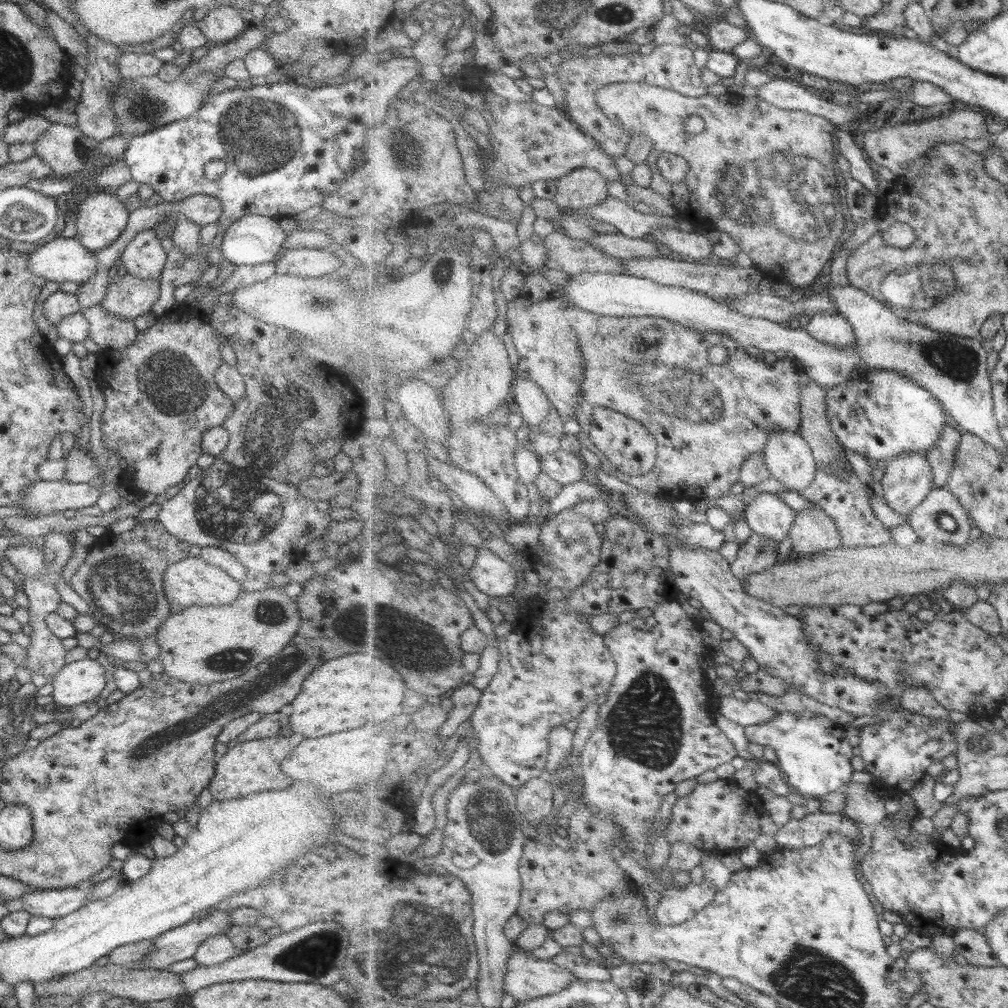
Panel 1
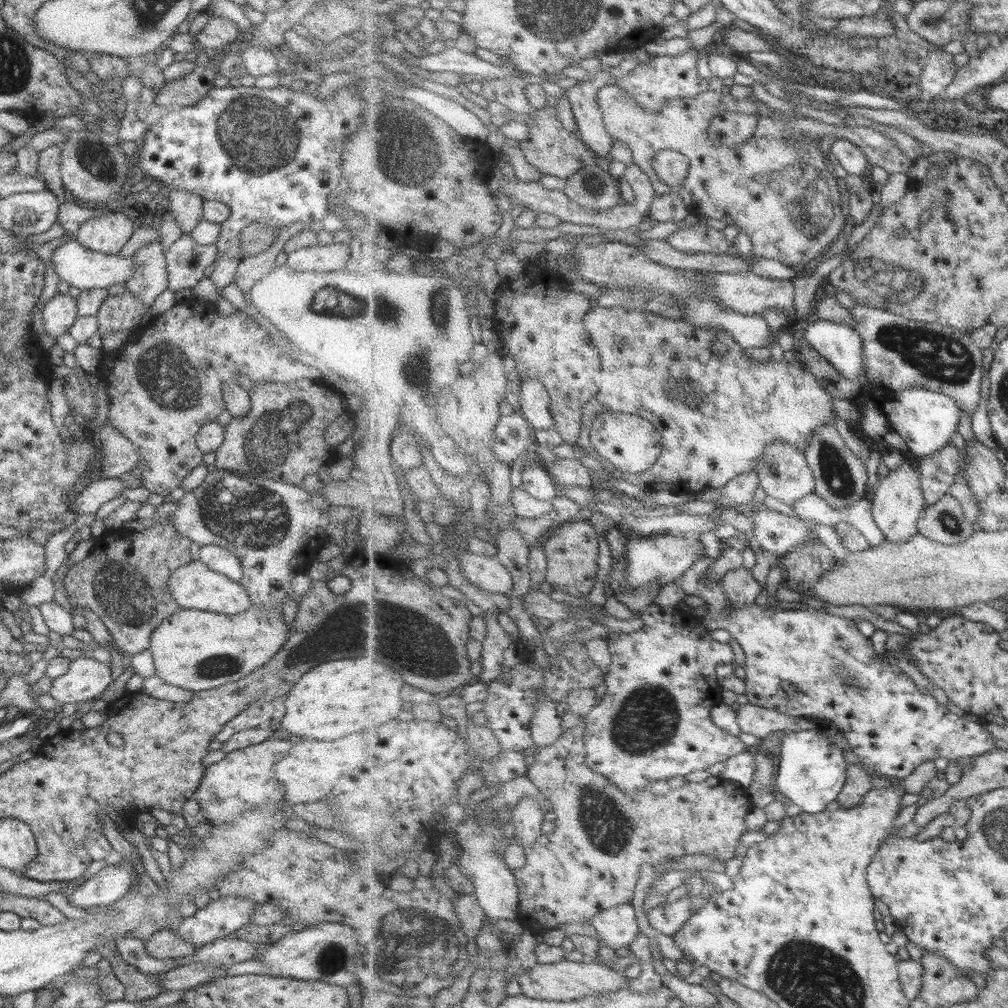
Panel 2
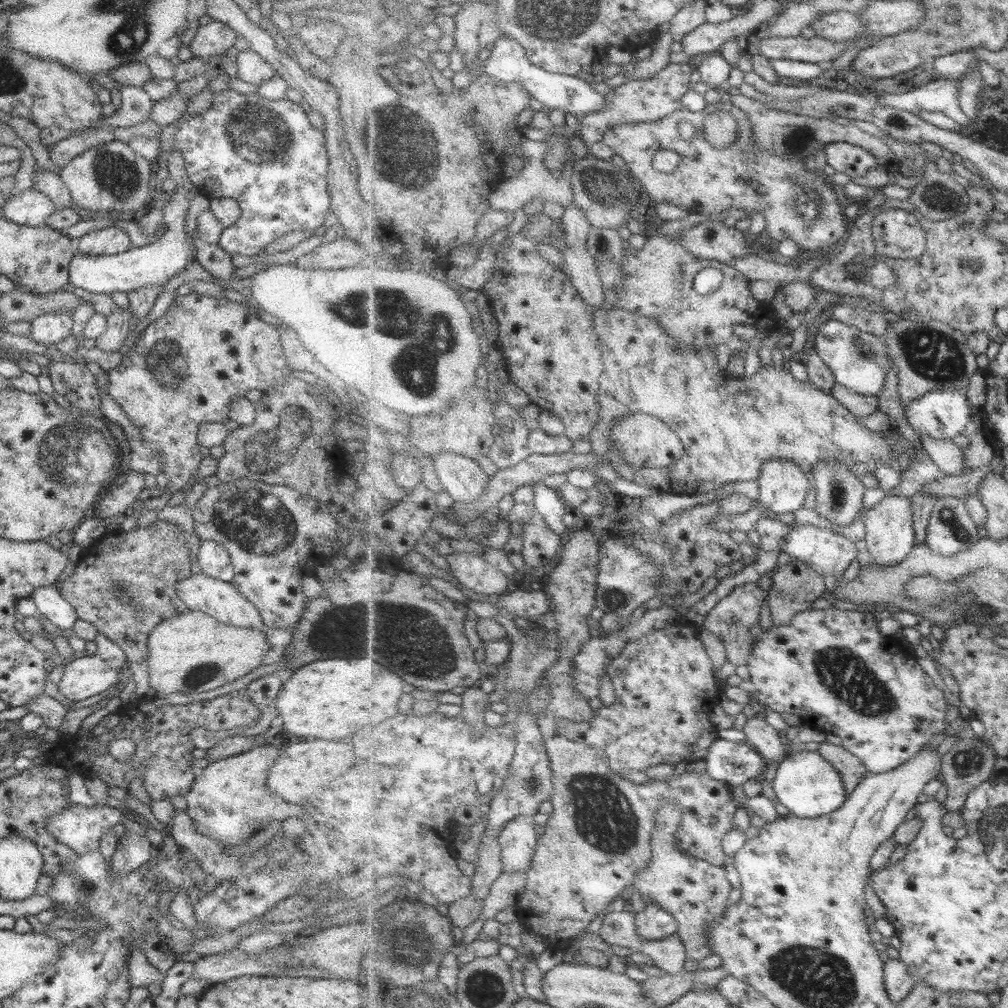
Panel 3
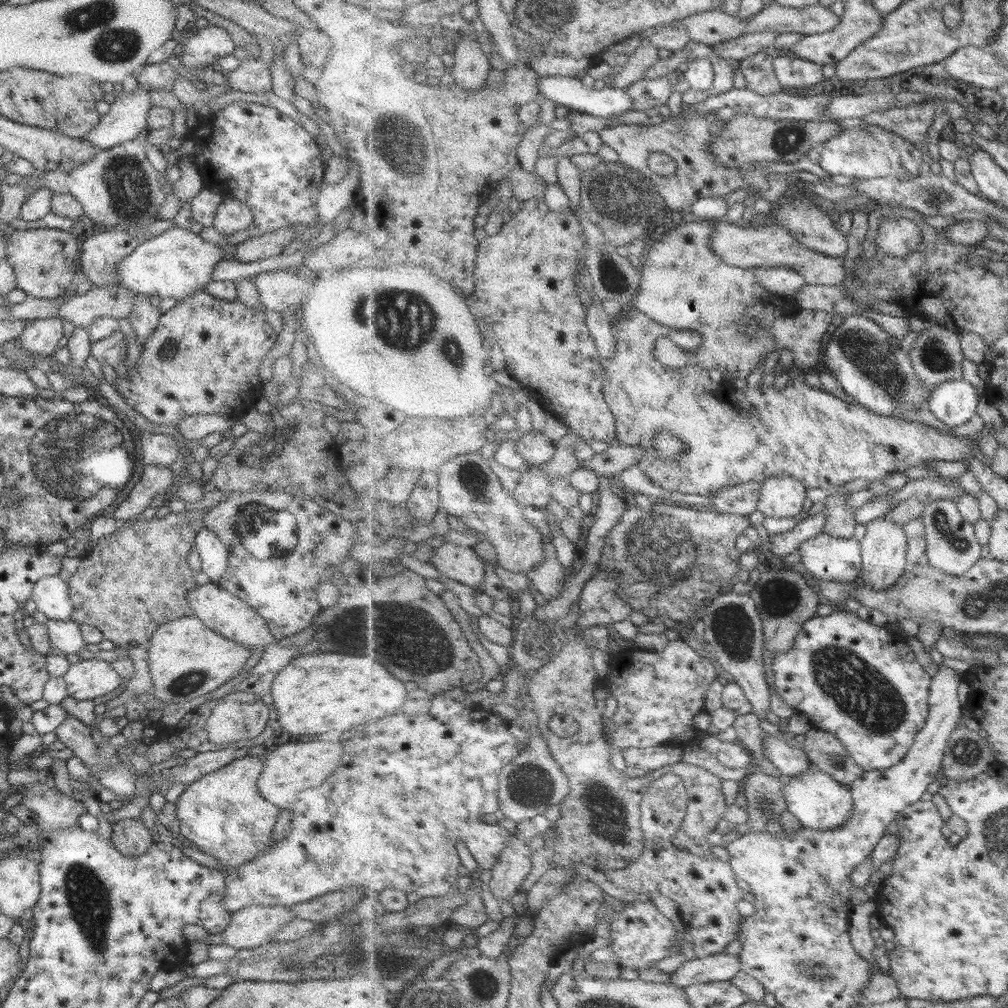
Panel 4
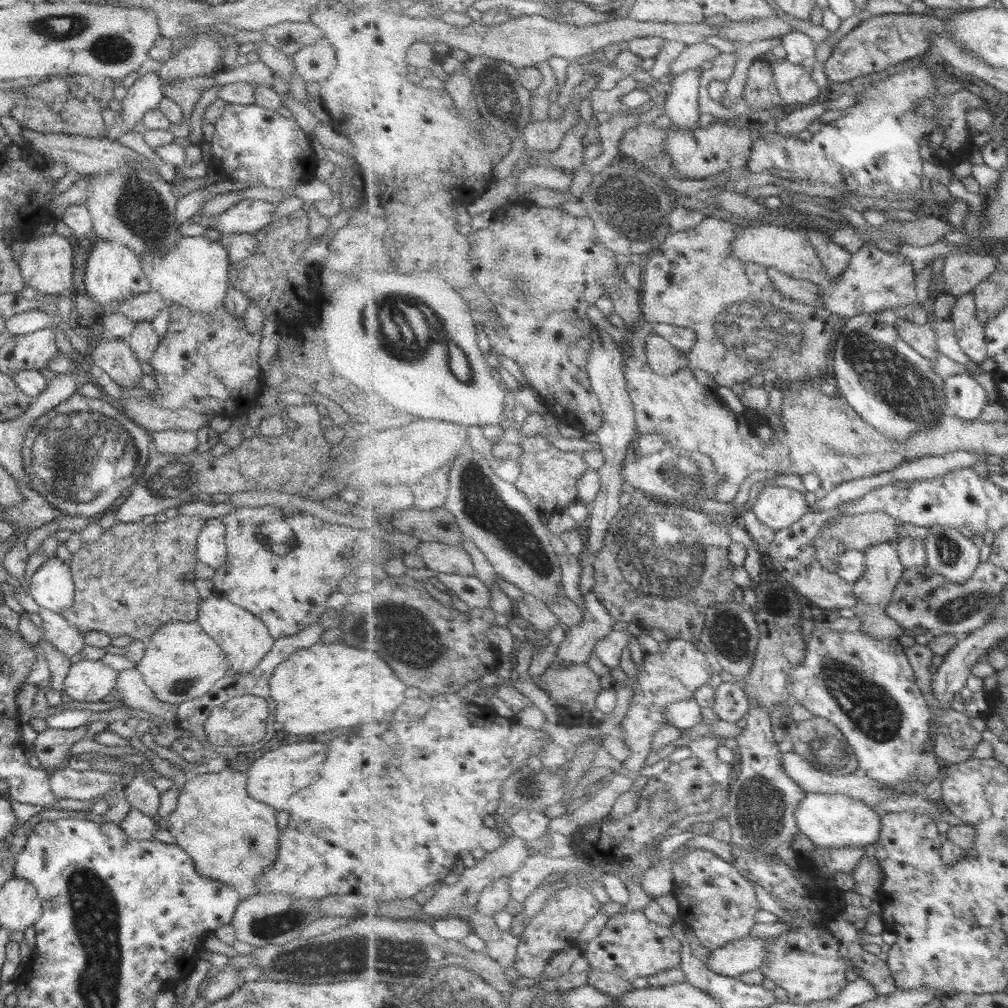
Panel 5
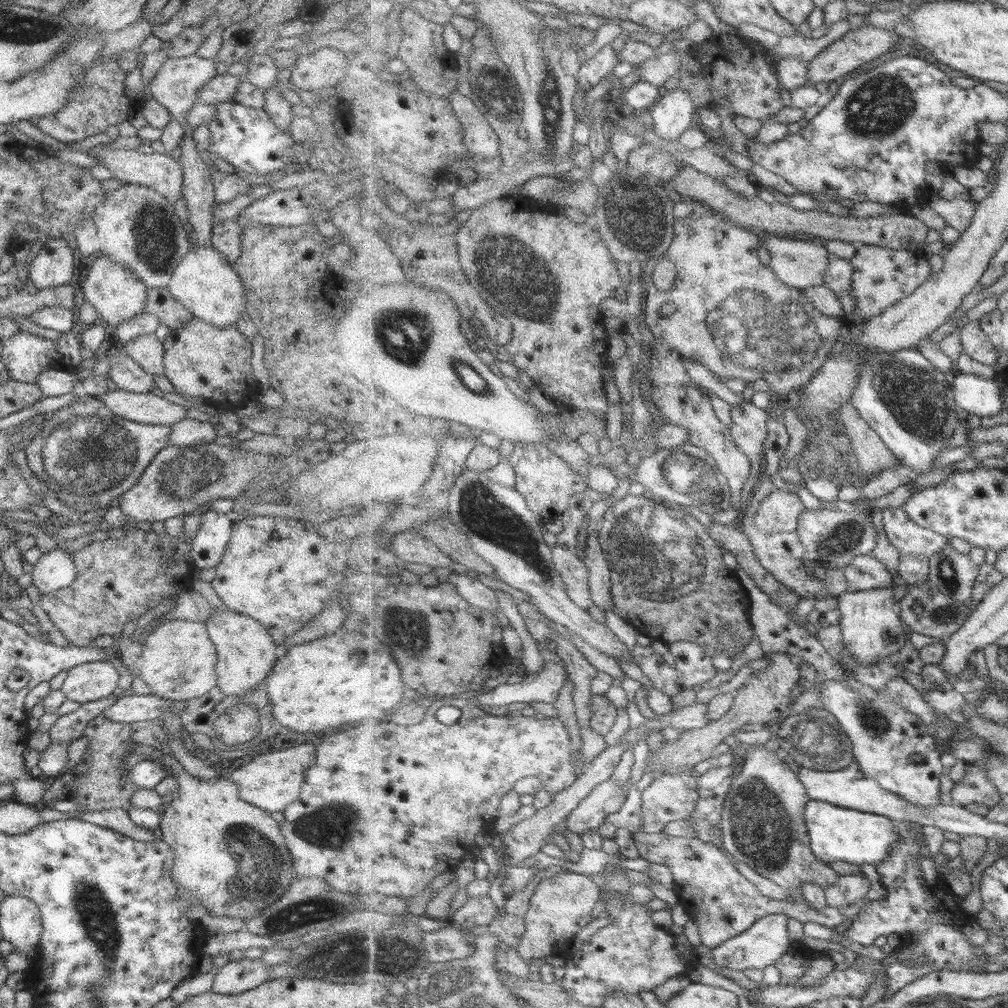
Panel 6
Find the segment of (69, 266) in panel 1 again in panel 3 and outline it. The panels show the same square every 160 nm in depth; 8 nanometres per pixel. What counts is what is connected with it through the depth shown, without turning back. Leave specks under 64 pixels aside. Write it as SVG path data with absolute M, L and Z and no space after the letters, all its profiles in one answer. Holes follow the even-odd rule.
M188 180L188 183L180 189L176 188L168 195L163 209L167 230L152 245L140 246L120 254L112 256L82 256L76 253L69 267L69 282L75 288L82 288L94 294L108 294L112 292L132 292L133 290L152 285L164 285L175 274L184 271L190 264L192 248L188 243L188 233L185 230L185 216L190 207L190 194L197 190L196 186Z

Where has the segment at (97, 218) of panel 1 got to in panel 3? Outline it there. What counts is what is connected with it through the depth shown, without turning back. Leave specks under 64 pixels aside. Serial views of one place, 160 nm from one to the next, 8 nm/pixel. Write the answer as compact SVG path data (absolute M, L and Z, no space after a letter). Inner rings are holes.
M120 228L92 230L75 241L77 252L82 256L112 256L127 252L130 246L128 233Z

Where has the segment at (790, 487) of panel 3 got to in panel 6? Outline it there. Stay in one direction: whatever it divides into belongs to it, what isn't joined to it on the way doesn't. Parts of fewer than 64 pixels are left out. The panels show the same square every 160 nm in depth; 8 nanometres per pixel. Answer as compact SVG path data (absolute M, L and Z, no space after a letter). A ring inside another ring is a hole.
M782 486L764 499L759 506L756 522L769 533L796 532L801 528L801 516L806 509L801 495L784 491Z

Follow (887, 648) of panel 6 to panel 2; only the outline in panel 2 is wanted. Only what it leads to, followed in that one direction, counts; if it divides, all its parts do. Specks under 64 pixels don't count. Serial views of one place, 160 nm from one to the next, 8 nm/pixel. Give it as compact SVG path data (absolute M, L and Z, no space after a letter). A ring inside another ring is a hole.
M909 461L880 480L875 493L873 511L876 522L885 530L887 541L894 544L908 542L921 532L919 522L927 508L927 498L922 484L922 473L918 472Z

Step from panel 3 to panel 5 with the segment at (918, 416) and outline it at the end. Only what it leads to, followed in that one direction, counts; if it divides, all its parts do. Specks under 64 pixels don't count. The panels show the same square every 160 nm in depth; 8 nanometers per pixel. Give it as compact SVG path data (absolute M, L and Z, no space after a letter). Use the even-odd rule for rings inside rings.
M968 374L946 378L947 402L951 414L966 420L976 421L988 406L986 388Z

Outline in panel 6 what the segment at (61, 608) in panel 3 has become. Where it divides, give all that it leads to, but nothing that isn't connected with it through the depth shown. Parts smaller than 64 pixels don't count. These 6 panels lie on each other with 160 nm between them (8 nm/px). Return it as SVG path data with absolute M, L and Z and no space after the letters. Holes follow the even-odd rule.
M55 549L44 553L33 566L31 584L36 586L42 596L70 586L76 573L72 554L64 549Z

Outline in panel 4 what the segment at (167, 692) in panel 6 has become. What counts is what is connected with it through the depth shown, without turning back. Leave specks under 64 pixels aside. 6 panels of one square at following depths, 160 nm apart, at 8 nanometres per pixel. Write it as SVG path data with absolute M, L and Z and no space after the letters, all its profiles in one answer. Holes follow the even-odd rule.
M194 614L161 624L149 642L148 664L152 678L152 694L166 703L186 703L211 694L227 681L242 673L250 660L251 648L214 634Z

